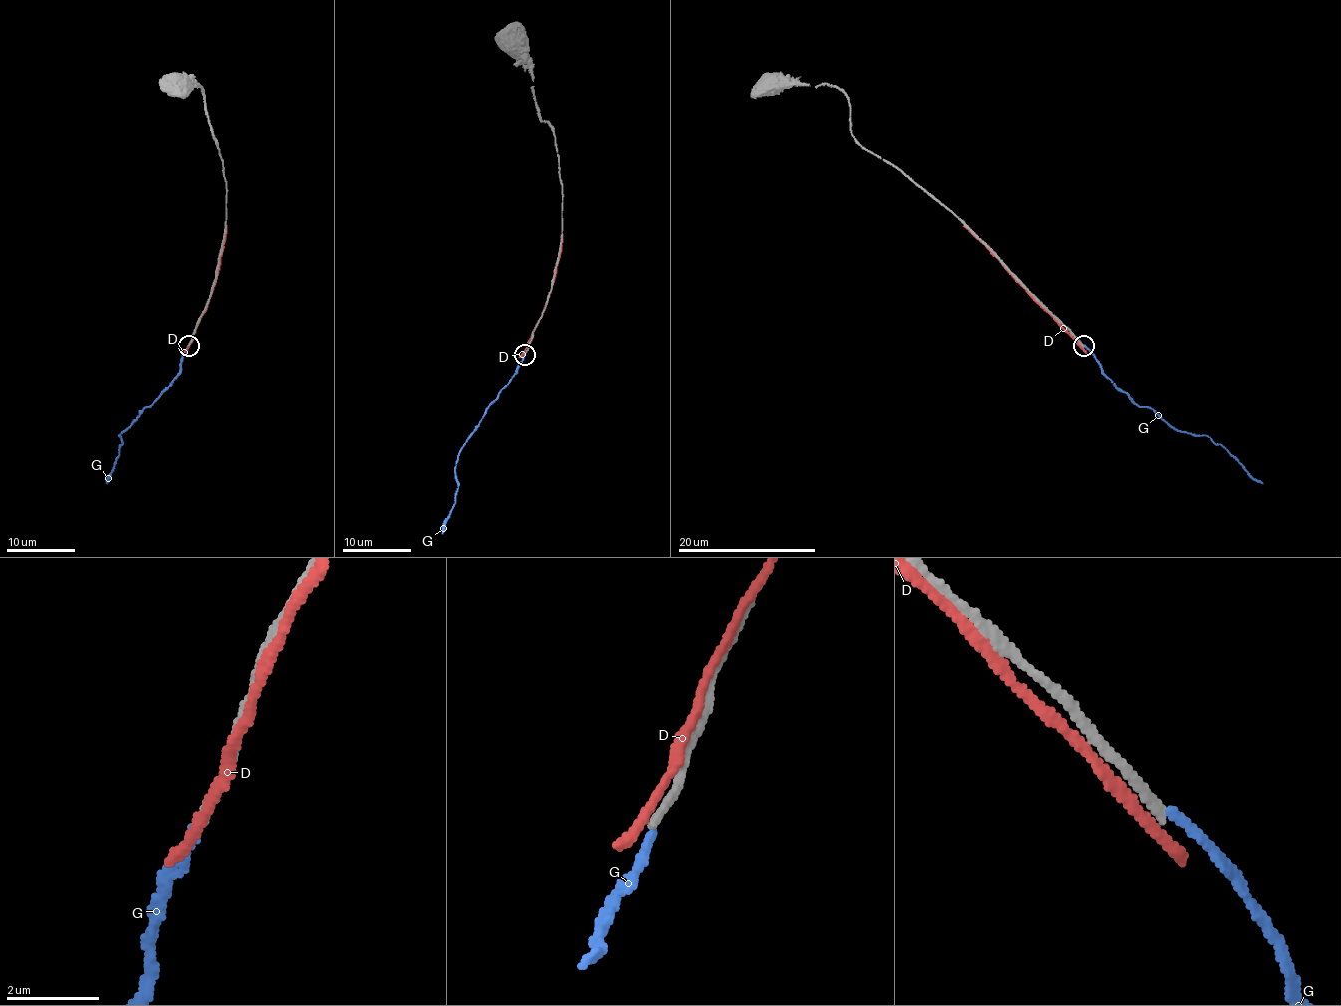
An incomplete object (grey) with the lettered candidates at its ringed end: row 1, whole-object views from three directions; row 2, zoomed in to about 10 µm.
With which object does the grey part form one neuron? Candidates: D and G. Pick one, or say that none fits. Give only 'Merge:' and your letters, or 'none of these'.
Merge: none of these

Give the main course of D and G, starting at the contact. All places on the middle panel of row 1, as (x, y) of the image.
D: (528, 345), (551, 290), (563, 233)
G: (525, 354), (513, 378), (461, 447), (454, 478), (458, 492), (442, 533)

